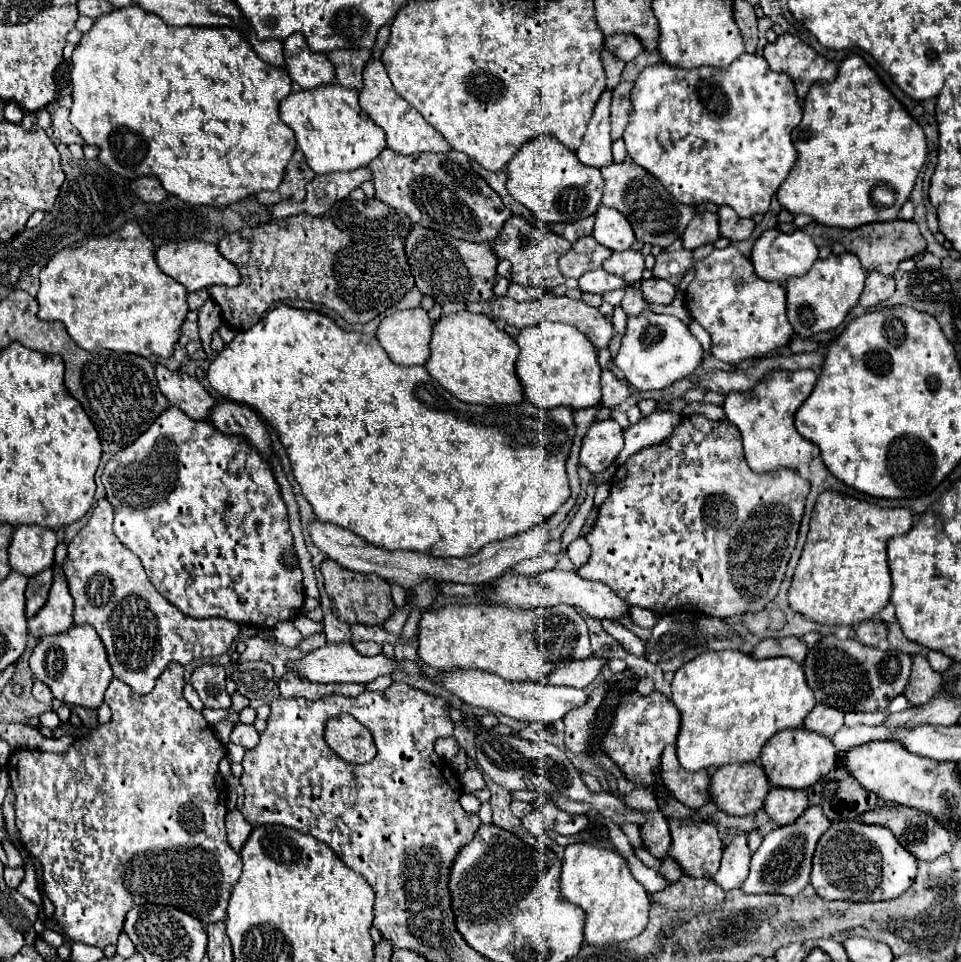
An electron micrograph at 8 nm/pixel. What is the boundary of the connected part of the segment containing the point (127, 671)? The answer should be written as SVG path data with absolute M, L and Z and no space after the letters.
M107 498L95 502L89 522L69 542L67 550L63 572L75 600L75 624L89 624L97 630L107 648L113 676L129 684L137 694L151 692L169 662L185 666L193 660L221 656L241 636L239 624L221 618L189 618L155 590L137 556L117 540Z

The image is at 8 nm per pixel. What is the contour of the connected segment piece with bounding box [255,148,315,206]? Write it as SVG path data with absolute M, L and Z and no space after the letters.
M297 148L291 162L289 162L289 166L287 166L287 174L285 174L279 190L275 190L275 192L263 190L255 198L261 204L267 204L267 206L273 206L273 204L277 204L281 200L301 202L301 200L305 200L305 186L313 176L315 176L315 172L307 166L303 152Z

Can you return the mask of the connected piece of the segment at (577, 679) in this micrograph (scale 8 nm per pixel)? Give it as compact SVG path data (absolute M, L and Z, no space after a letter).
M591 656L587 660L573 660L573 662L565 664L563 668L557 668L547 678L547 682L553 684L553 686L585 688L601 674L601 670L607 662L609 662L607 658L597 658L597 656Z

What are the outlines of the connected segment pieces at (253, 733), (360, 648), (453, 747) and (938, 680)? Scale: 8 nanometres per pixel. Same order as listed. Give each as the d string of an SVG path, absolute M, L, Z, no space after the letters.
M237 724L231 732L231 738L229 738L233 744L241 744L243 748L255 748L257 742L259 742L259 732L253 728L253 726L245 726L245 724Z
M355 642L353 648L357 652L361 652L363 656L377 656L377 654L381 654L381 644L377 644L377 642Z
M439 738L437 742L435 742L435 752L441 756L441 758L445 758L445 760L451 760L457 752L459 752L459 744L457 744L457 740L455 738Z
M913 656L913 670L911 670L911 678L909 684L905 688L905 696L909 700L911 706L923 706L927 704L933 696L937 696L941 692L943 684L943 676L939 672L935 672L925 656Z

